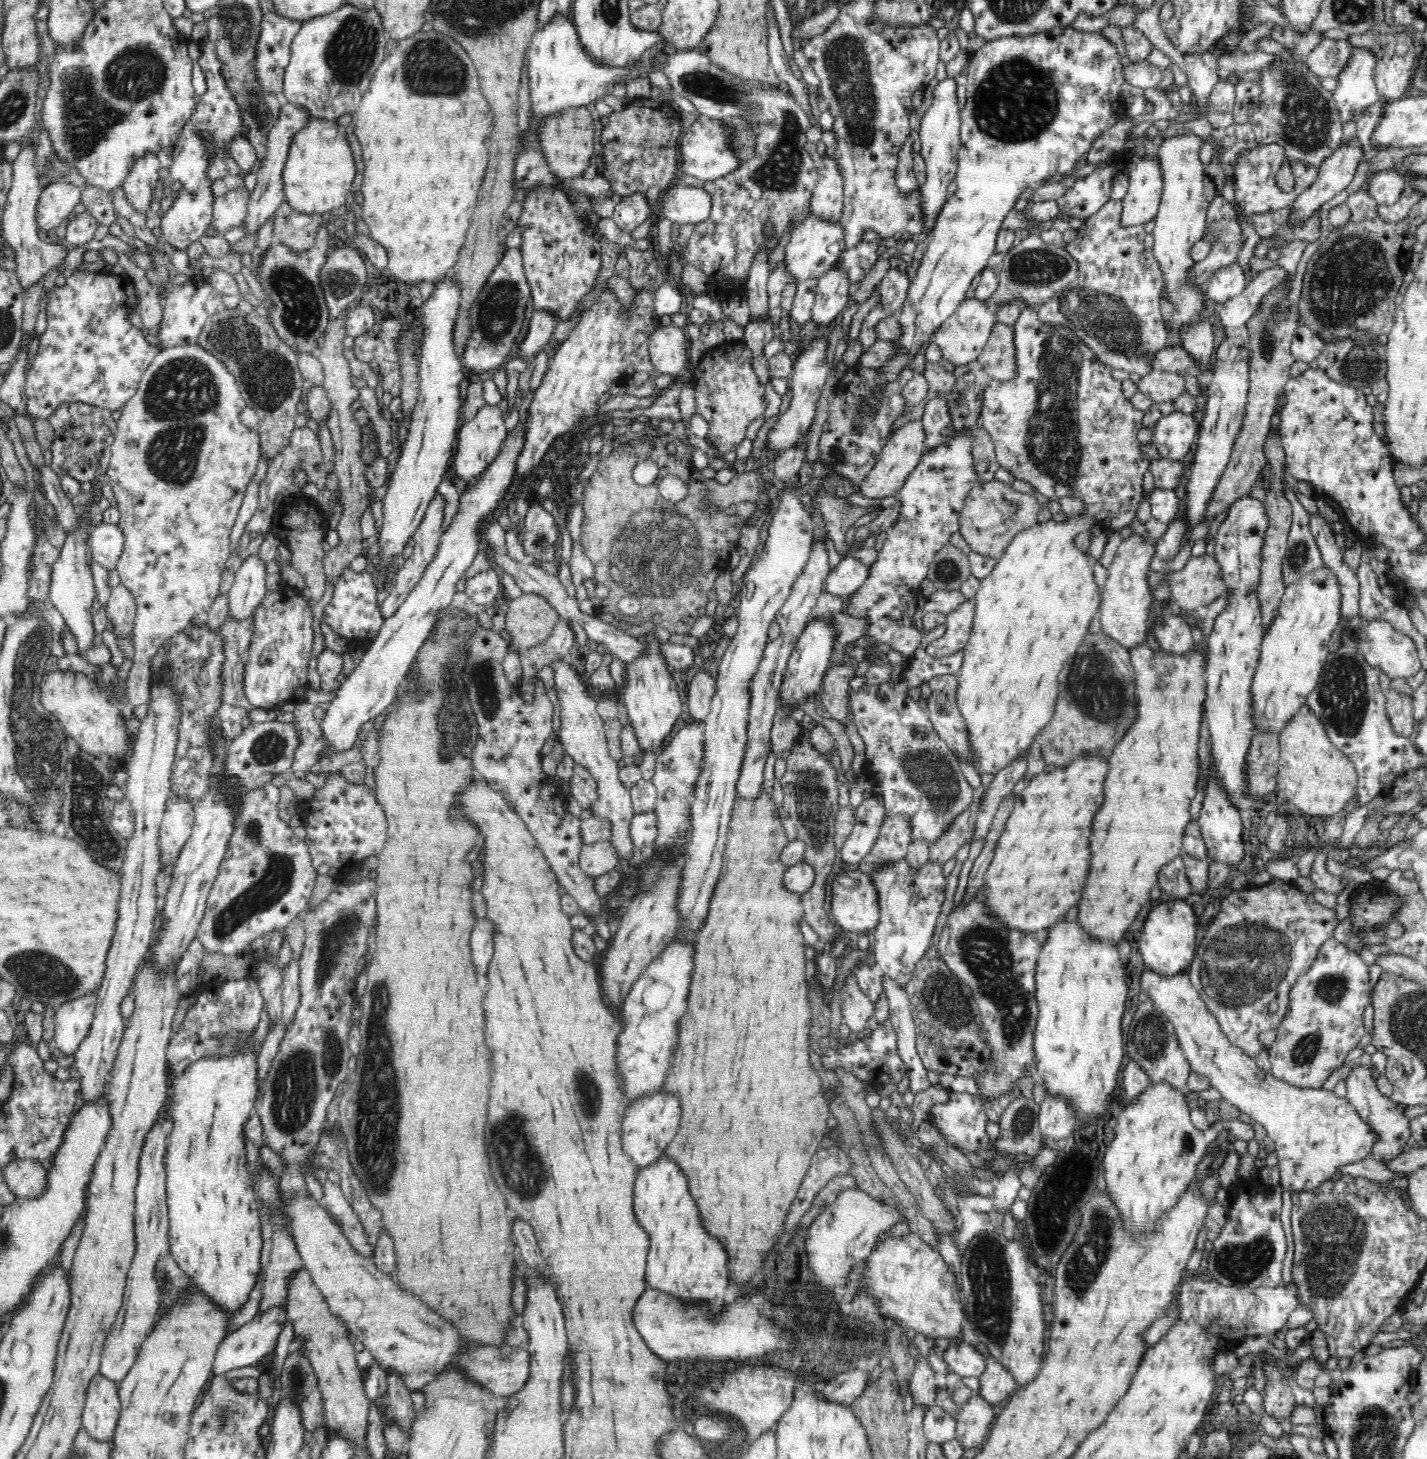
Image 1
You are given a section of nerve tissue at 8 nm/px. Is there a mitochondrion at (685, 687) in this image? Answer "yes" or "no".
no

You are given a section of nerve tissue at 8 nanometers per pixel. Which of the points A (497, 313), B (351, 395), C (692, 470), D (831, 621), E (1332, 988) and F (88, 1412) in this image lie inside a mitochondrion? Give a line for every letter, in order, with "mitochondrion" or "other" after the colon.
A: mitochondrion
B: other
C: other
D: other
E: mitochondrion
F: other

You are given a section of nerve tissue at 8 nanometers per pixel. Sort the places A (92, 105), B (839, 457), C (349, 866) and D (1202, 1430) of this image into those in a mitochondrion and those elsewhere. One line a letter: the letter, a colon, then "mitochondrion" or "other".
A: mitochondrion
B: mitochondrion
C: other
D: other

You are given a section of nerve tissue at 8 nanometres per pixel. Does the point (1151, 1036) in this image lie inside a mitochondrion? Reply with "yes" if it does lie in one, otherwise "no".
yes

